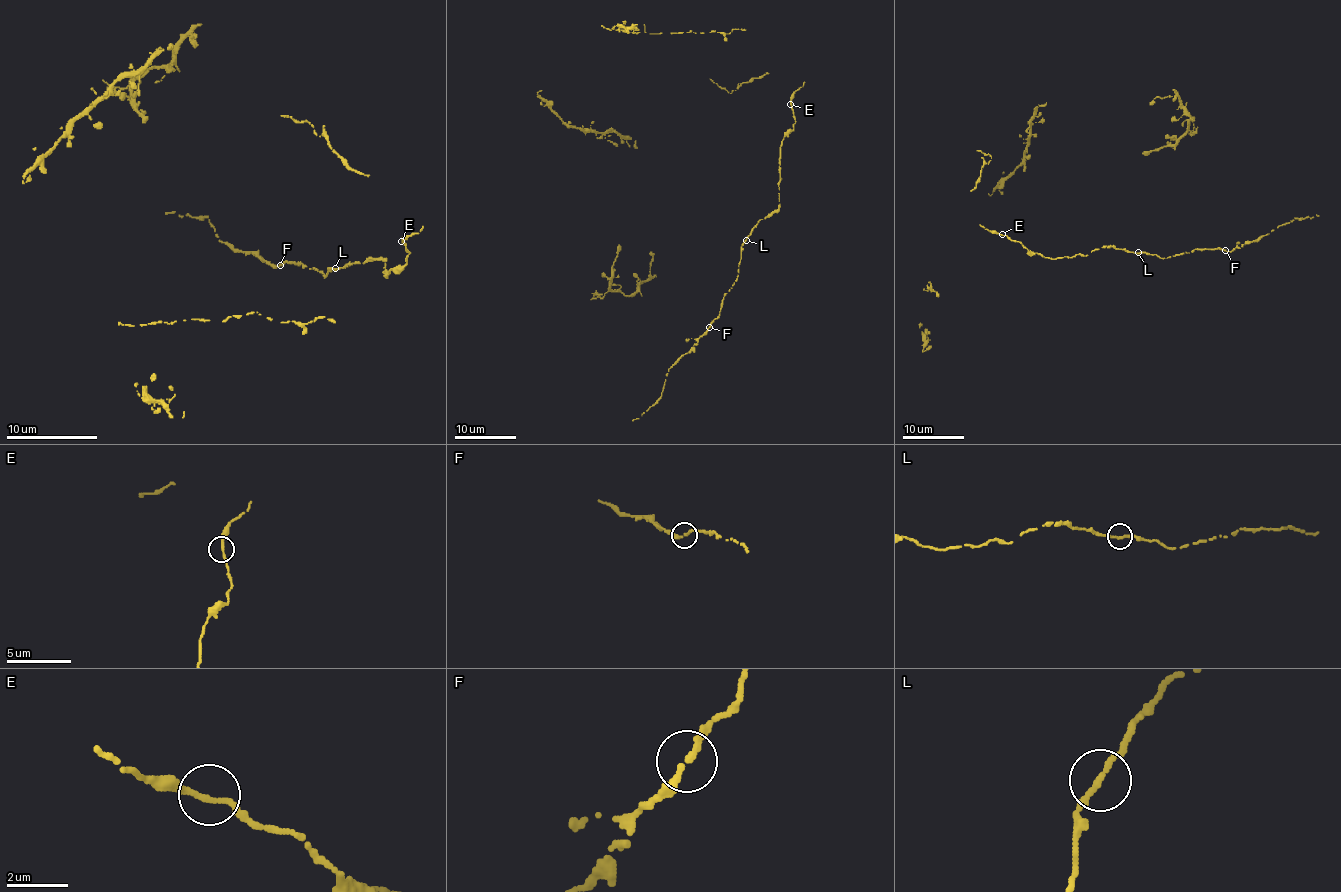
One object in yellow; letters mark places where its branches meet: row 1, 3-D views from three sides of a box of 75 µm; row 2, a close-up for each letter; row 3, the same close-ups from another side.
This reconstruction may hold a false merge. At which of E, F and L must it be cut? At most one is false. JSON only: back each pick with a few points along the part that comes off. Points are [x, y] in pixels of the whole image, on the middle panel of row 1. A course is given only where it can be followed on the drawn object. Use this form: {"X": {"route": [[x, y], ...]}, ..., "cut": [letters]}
{"cut": []}

